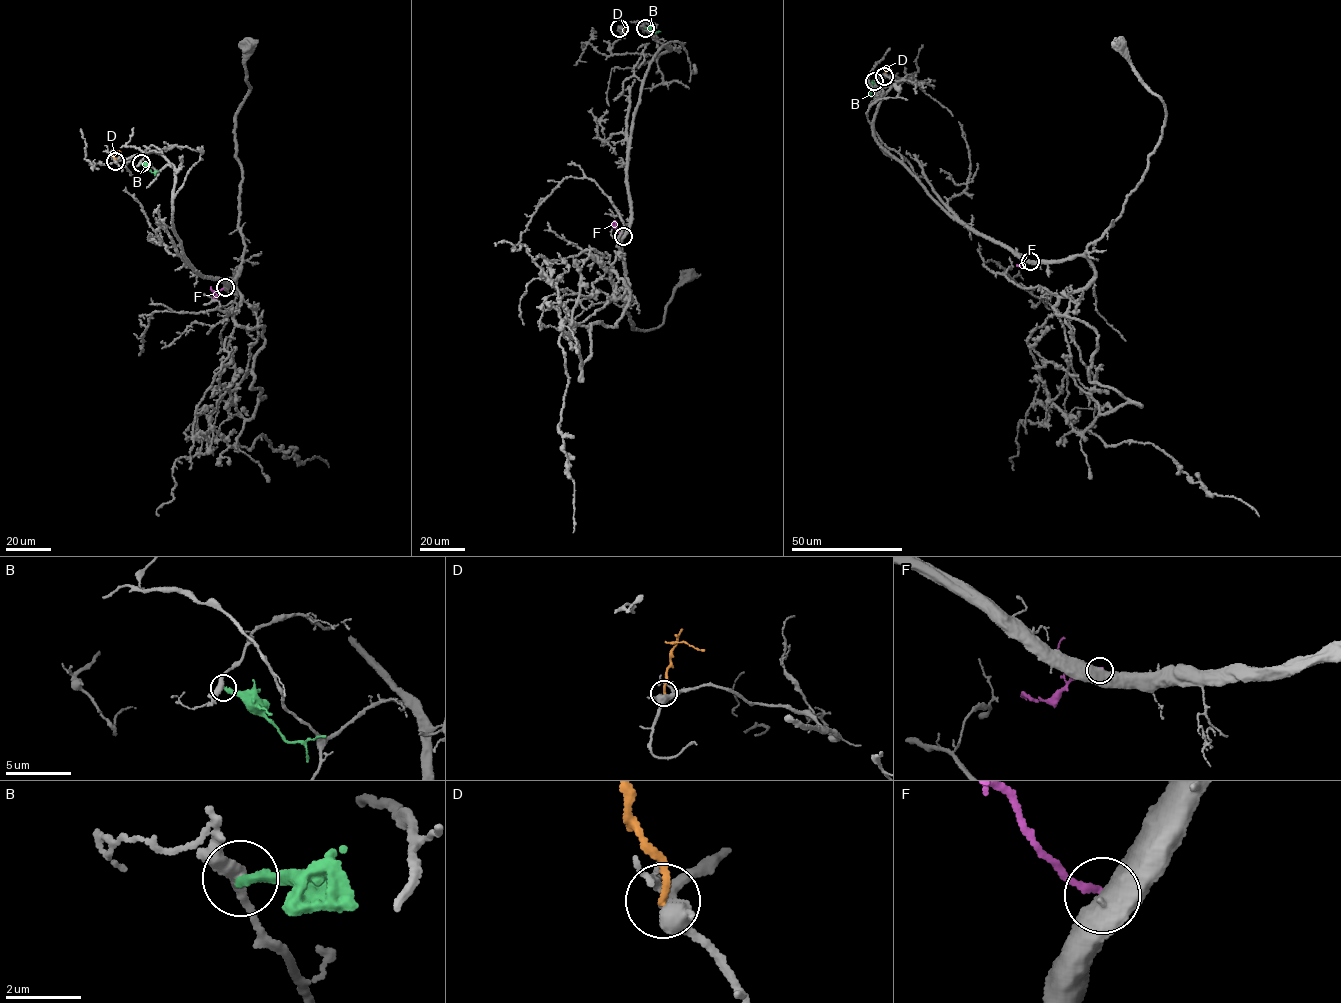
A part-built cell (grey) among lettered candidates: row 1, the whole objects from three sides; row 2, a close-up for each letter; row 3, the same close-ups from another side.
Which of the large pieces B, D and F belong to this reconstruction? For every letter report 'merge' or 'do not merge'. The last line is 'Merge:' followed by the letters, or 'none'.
B: do not merge
D: do not merge
F: do not merge
Merge: none

